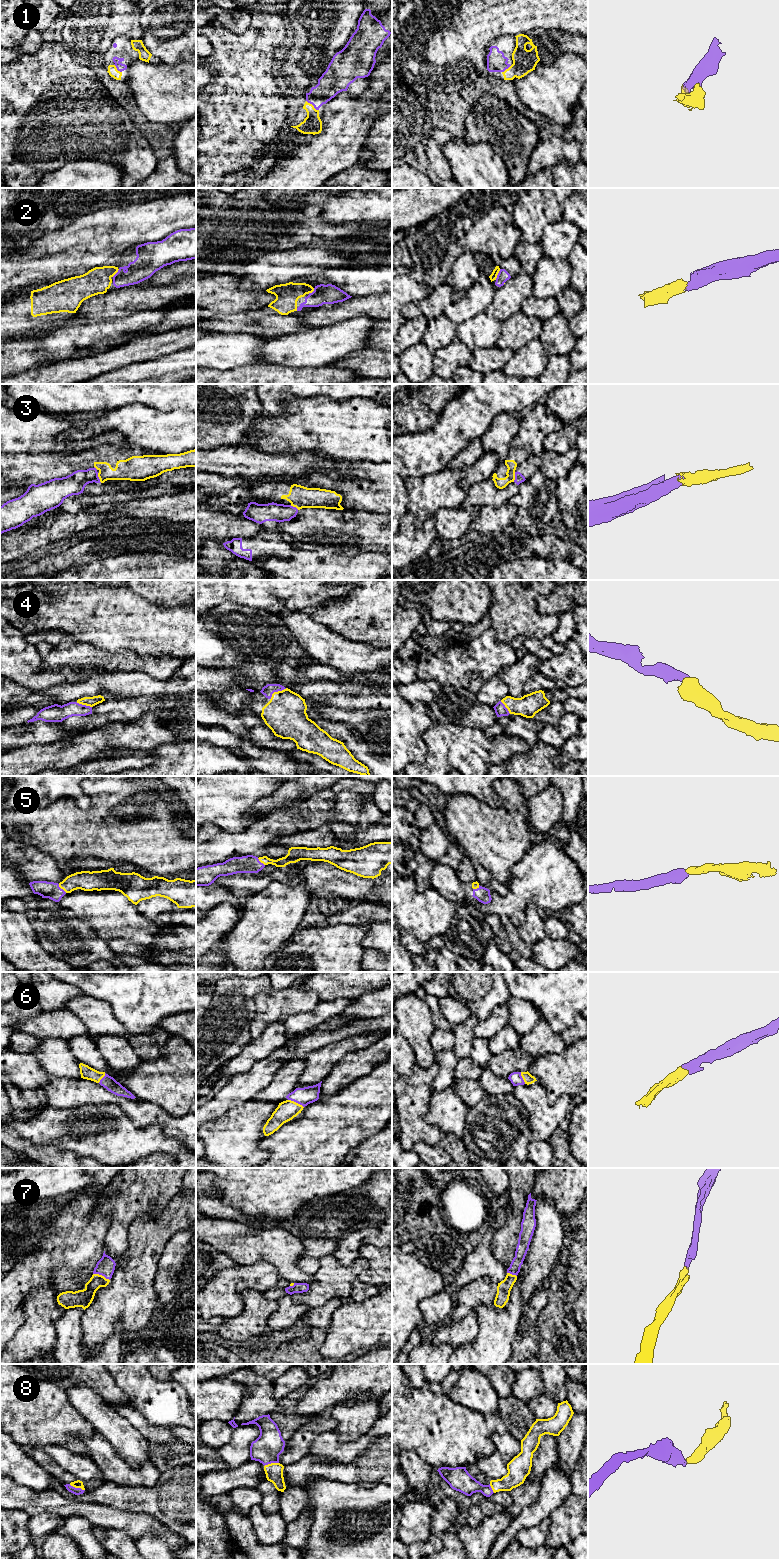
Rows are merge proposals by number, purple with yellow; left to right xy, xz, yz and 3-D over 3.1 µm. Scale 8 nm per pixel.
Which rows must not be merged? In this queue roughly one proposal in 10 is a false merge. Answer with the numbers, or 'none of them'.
3

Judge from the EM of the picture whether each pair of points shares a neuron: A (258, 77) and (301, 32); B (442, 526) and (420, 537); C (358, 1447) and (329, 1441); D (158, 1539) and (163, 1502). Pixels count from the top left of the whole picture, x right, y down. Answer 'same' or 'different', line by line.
A: different
B: different
C: same
D: different

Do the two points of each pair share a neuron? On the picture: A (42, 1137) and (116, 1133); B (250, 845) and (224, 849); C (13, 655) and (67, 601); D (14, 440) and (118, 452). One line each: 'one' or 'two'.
A: one
B: one
C: two
D: two

